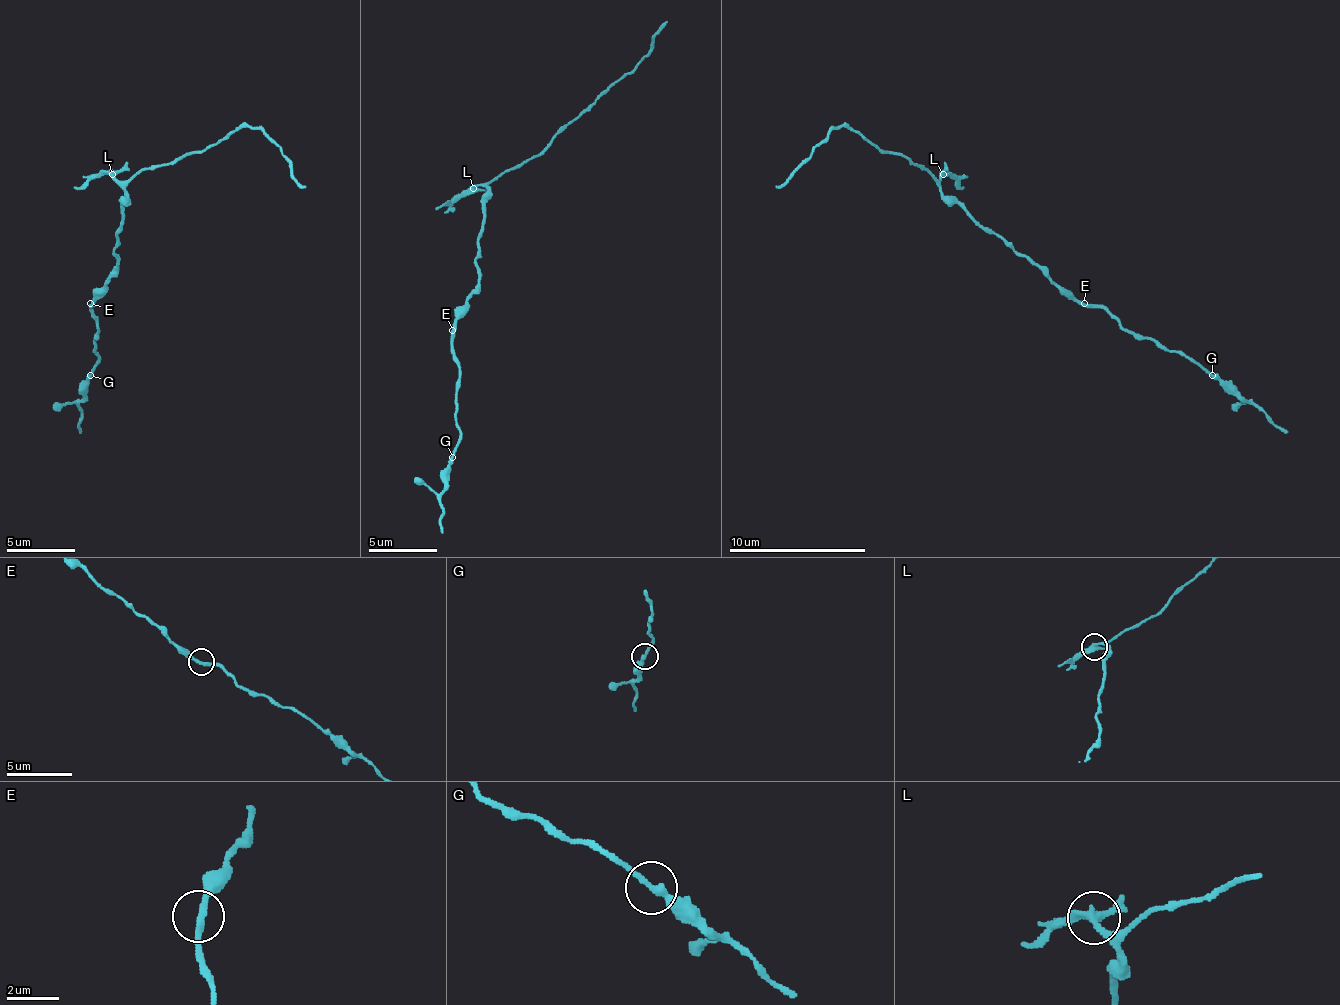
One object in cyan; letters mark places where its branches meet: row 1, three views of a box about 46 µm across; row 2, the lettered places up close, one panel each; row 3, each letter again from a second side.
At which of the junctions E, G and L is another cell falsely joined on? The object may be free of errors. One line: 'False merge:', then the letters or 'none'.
False merge: L

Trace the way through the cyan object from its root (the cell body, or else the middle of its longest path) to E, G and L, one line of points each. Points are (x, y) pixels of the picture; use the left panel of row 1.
E: (118, 238), (118, 248), (114, 252), (118, 269), (90, 303)
G: (118, 238), (114, 252), (118, 269), (90, 303), (90, 317), (97, 324), (94, 338), (97, 365), (90, 375)
L: (118, 238), (125, 193), (121, 183), (111, 173)

